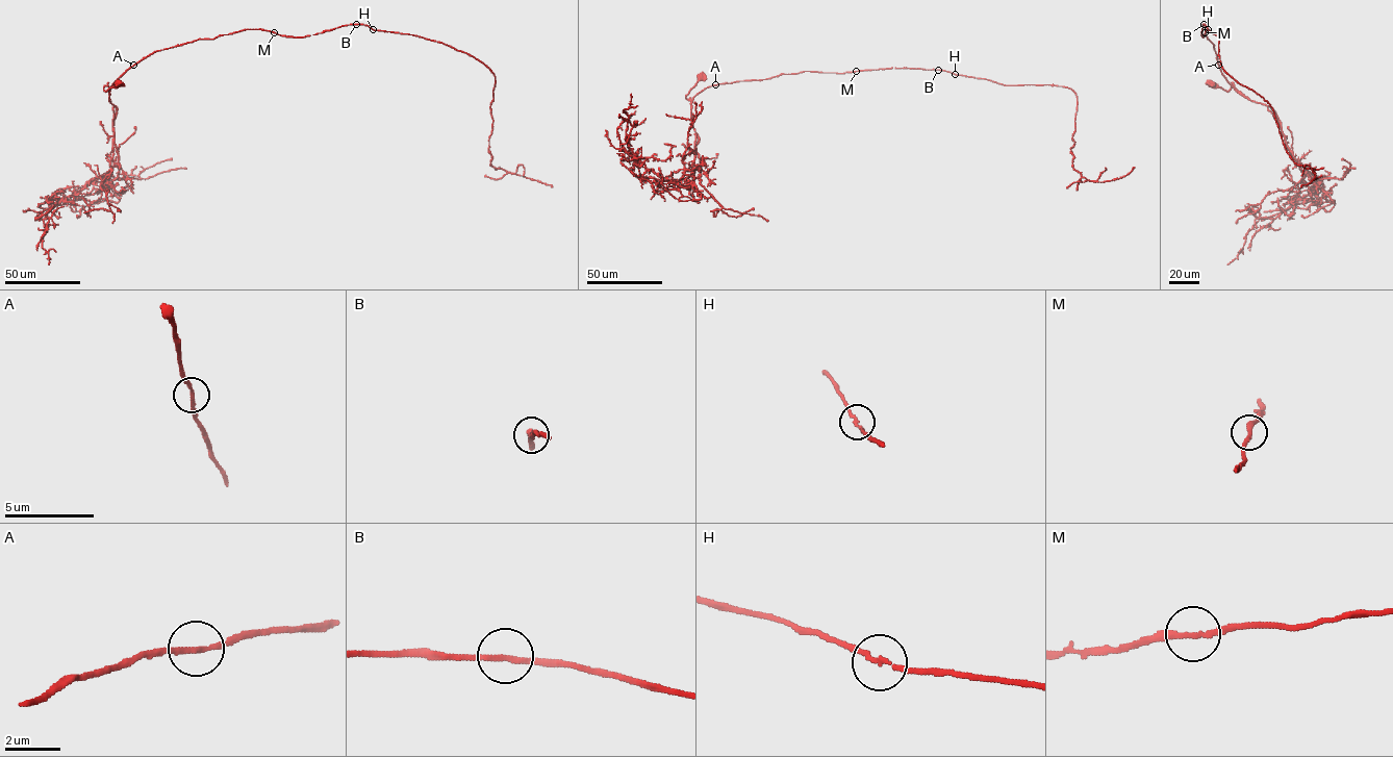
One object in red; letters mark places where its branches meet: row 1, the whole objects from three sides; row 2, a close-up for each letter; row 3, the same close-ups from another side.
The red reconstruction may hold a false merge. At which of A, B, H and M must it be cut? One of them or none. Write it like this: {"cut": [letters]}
{"cut": []}

